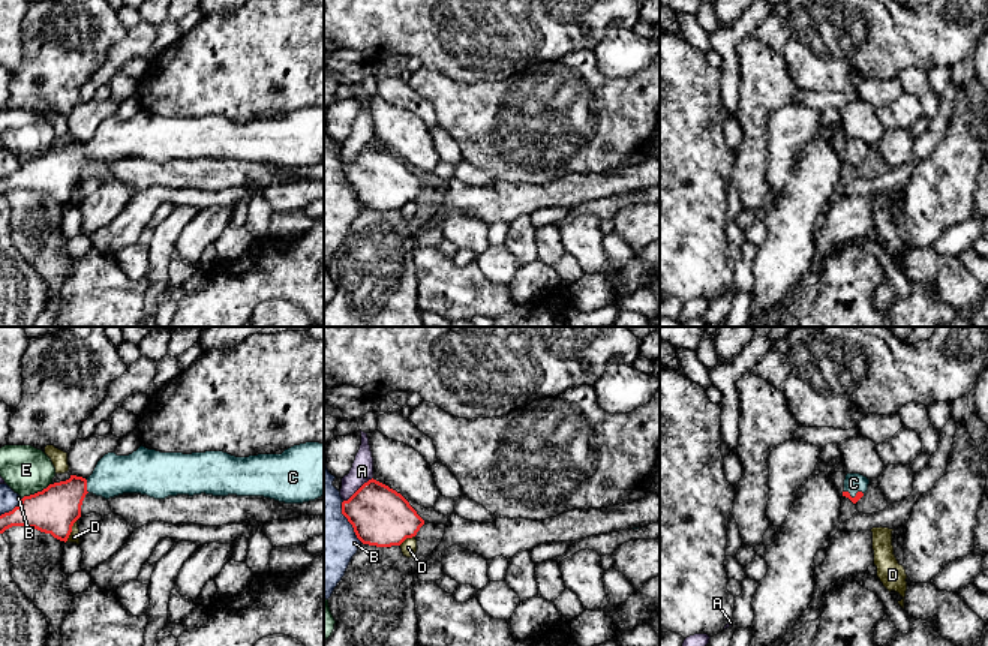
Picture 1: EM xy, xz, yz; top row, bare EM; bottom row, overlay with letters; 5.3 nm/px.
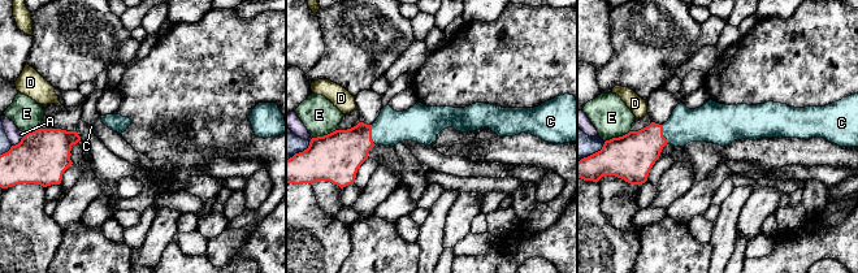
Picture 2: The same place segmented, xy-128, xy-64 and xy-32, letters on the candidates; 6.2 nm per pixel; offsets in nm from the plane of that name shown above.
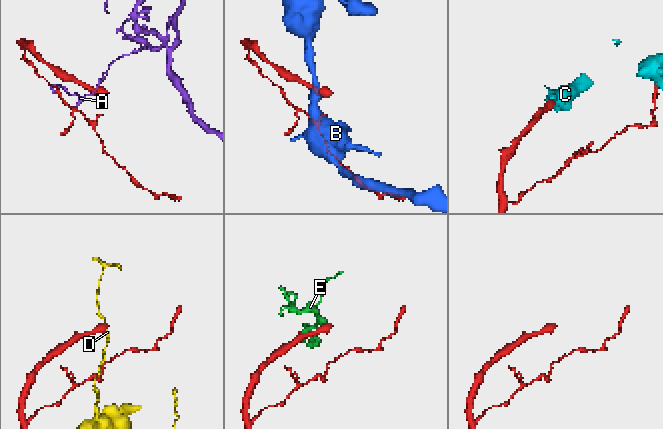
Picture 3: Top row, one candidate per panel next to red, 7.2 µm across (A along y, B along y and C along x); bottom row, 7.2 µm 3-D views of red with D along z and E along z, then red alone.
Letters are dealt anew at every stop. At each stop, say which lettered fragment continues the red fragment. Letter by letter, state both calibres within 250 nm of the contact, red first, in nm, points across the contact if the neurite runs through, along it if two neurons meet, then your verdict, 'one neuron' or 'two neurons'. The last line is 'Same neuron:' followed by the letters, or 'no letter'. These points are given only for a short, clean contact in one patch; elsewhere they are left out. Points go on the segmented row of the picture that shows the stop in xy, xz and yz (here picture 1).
A: 320 nm thick on the red side, 120 nm on the other; border along xz (372, 477), (344, 501); two neurons
B: 320 nm thick on the red side, 340 nm on the other; border along xz (342, 501), (342, 514), (362, 541); two neurons
C: 260 nm thick on the red side, 220 nm on the other; one neuron
D: 260 nm thick on the red side, 60 nm on the other; two neurons
E: 260 nm thick on the red side, 260 nm on the other; border along xy (51, 483), (23, 498); two neurons
Same neuron: C

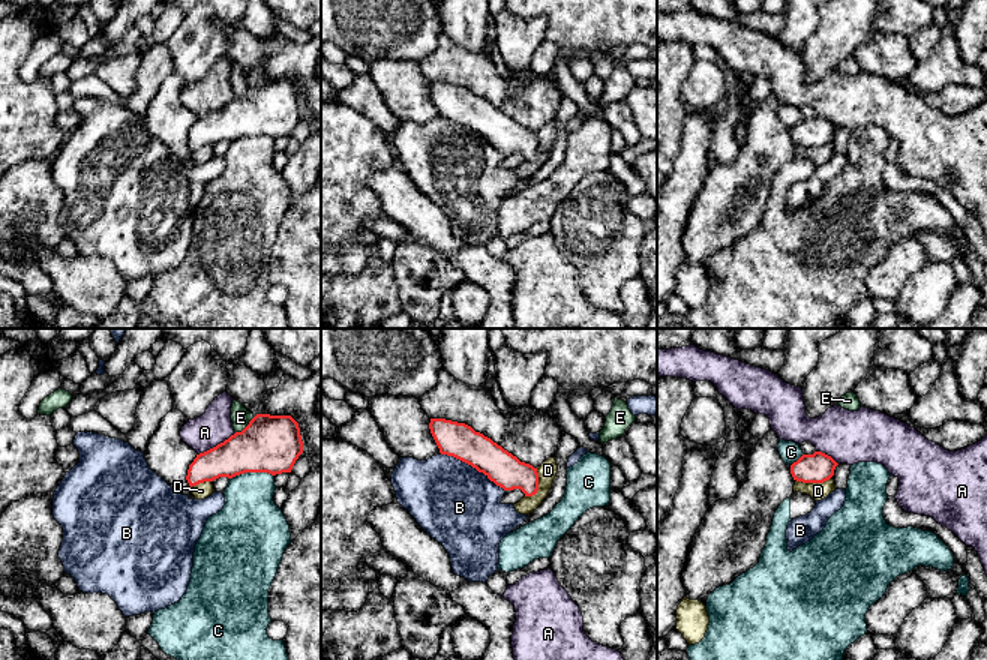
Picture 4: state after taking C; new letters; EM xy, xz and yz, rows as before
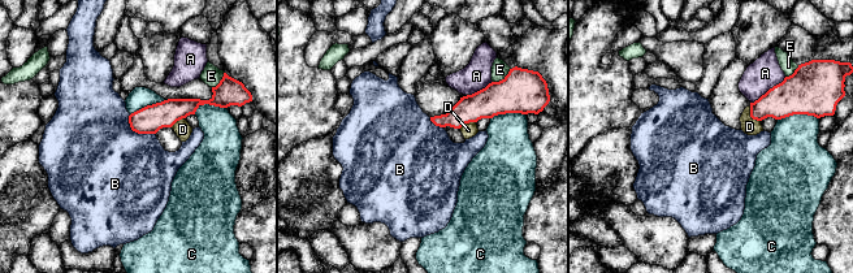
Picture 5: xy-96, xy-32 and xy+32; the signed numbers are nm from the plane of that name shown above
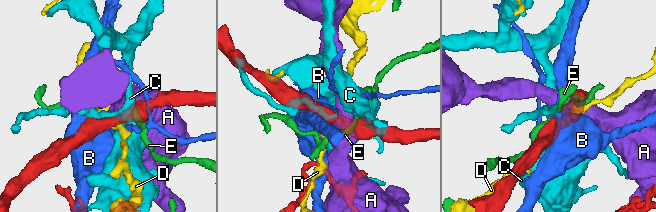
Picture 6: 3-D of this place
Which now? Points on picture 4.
A: 280 nm thick on the red side, 190 nm on the other; border along xy (236, 432), (198, 455); two neurons
B: 190 nm thick on the red side, 440 nm on the other; two neurons
C: 300 nm thick on the red side, 300 nm on the other; two neurons
D: 160 nm thick on the red side, 100 nm on the other; border along yz (831, 476), (822, 482), (795, 480); two neurons
E: 300 nm thick on the red side, 110 nm on the other; border along xy (254, 417), (236, 432); two neurons
Same neuron: no letter

